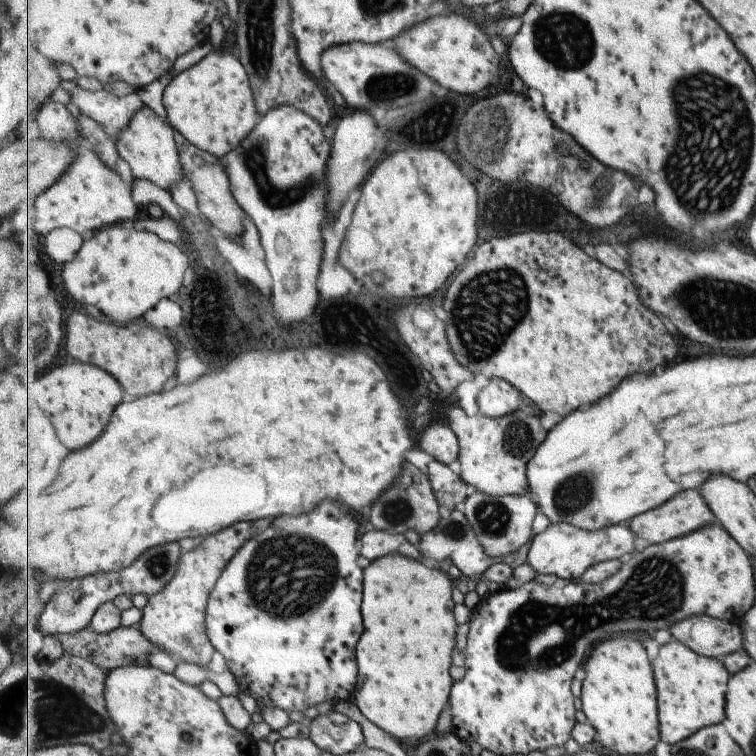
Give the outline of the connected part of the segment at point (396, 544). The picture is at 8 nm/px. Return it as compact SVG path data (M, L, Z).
M377 528L362 535L359 540L359 551L371 562L393 553L401 553L403 556L417 560L423 559L420 548L411 544L403 534L390 533Z

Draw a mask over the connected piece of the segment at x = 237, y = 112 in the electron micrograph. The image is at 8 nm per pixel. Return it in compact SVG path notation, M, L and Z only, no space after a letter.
M214 48L197 64L178 74L164 93L168 122L197 148L221 160L245 140L260 120L256 94L240 58Z

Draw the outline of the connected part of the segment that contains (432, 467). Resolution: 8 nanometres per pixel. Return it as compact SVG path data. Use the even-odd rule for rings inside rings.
M434 458L428 463L427 471L440 506L449 513L455 511L457 504L467 500L469 494L464 477L455 474L447 464Z

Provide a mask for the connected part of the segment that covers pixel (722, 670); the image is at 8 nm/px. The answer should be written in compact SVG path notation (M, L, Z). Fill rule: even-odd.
M674 640L660 647L653 666L658 688L661 740L674 745L702 728L724 722L728 682L733 675L724 661L703 656L681 641Z

